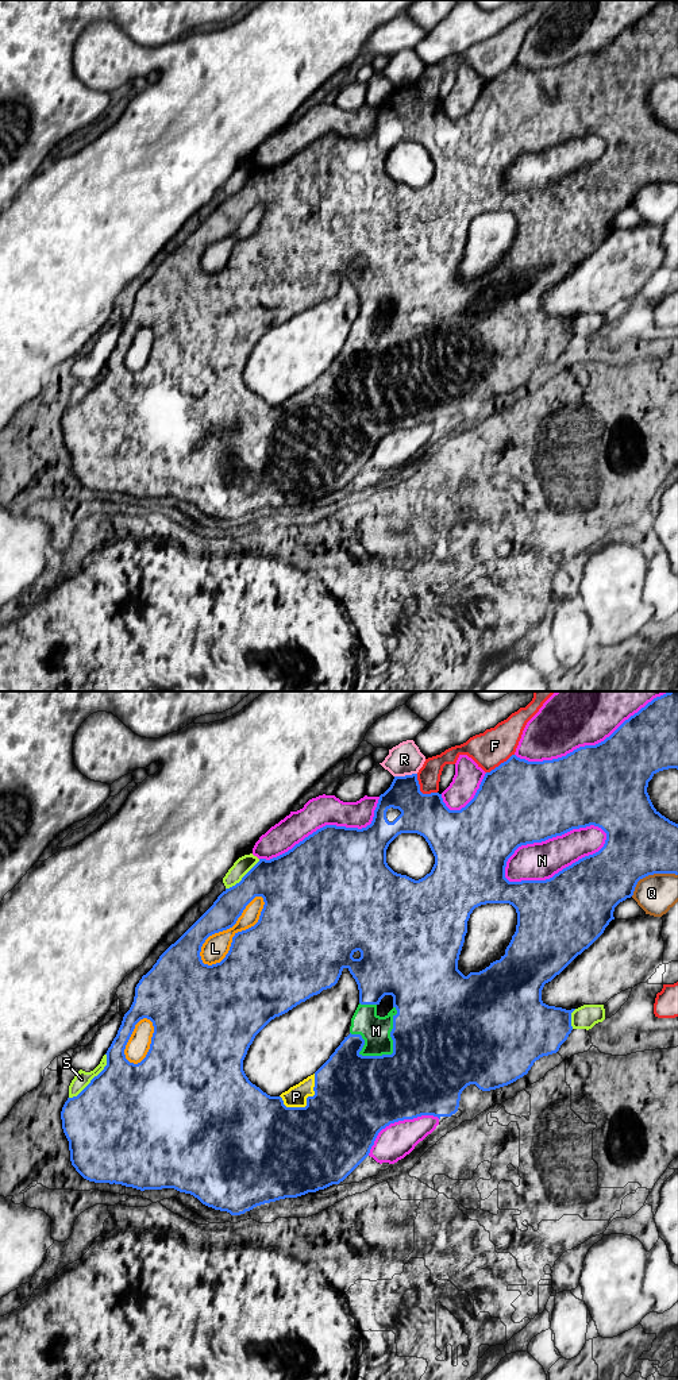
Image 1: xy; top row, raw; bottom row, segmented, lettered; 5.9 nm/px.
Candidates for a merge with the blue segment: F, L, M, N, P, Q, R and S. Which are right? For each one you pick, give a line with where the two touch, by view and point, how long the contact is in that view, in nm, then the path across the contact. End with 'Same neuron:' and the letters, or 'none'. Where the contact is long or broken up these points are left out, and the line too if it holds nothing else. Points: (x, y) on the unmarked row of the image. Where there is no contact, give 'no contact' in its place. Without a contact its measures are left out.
M: meets blue in xy at (393, 354); contact 360 nm long
P: meets blue in xy at (307, 407); contact 260 nm long
Same neuron: M, P

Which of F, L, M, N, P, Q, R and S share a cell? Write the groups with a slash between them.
F N / L S / M P / Q / R

